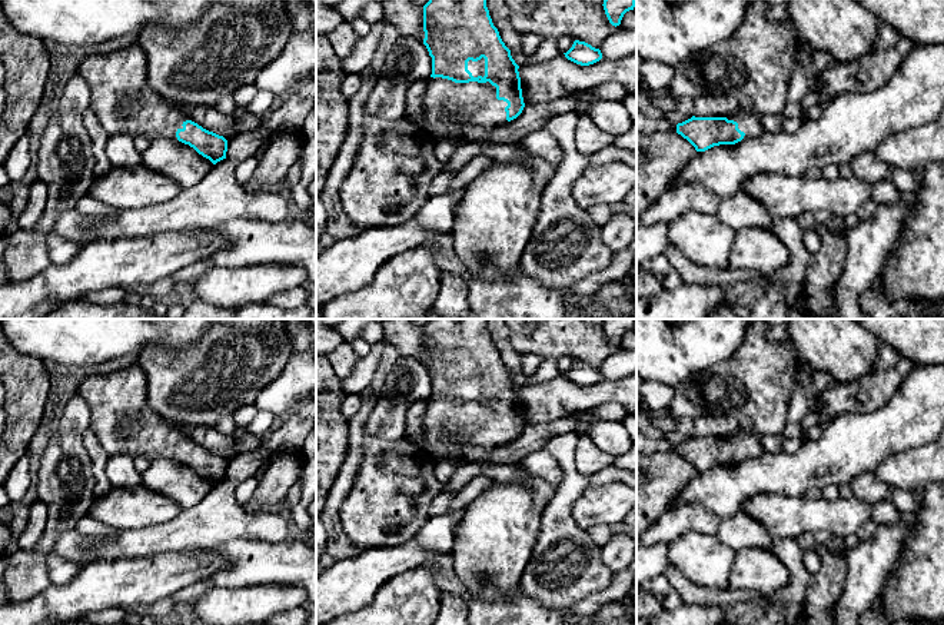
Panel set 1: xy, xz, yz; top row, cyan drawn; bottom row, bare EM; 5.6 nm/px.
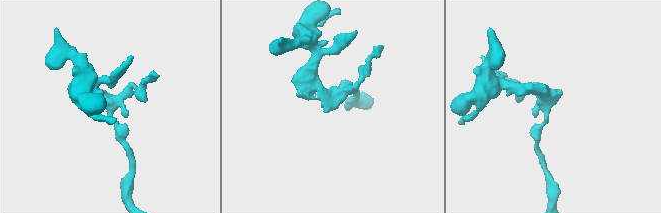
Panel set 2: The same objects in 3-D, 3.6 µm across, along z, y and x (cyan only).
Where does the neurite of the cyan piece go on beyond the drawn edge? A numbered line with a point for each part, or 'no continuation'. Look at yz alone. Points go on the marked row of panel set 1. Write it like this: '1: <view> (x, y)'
1: yz (748, 123)

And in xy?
1: xy (120, 96)

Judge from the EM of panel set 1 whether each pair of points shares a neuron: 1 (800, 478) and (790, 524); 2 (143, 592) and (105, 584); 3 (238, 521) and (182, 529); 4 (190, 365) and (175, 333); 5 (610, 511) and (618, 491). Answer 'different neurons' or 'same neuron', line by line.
1: different neurons
2: same neuron
3: same neuron
4: different neurons
5: same neuron

